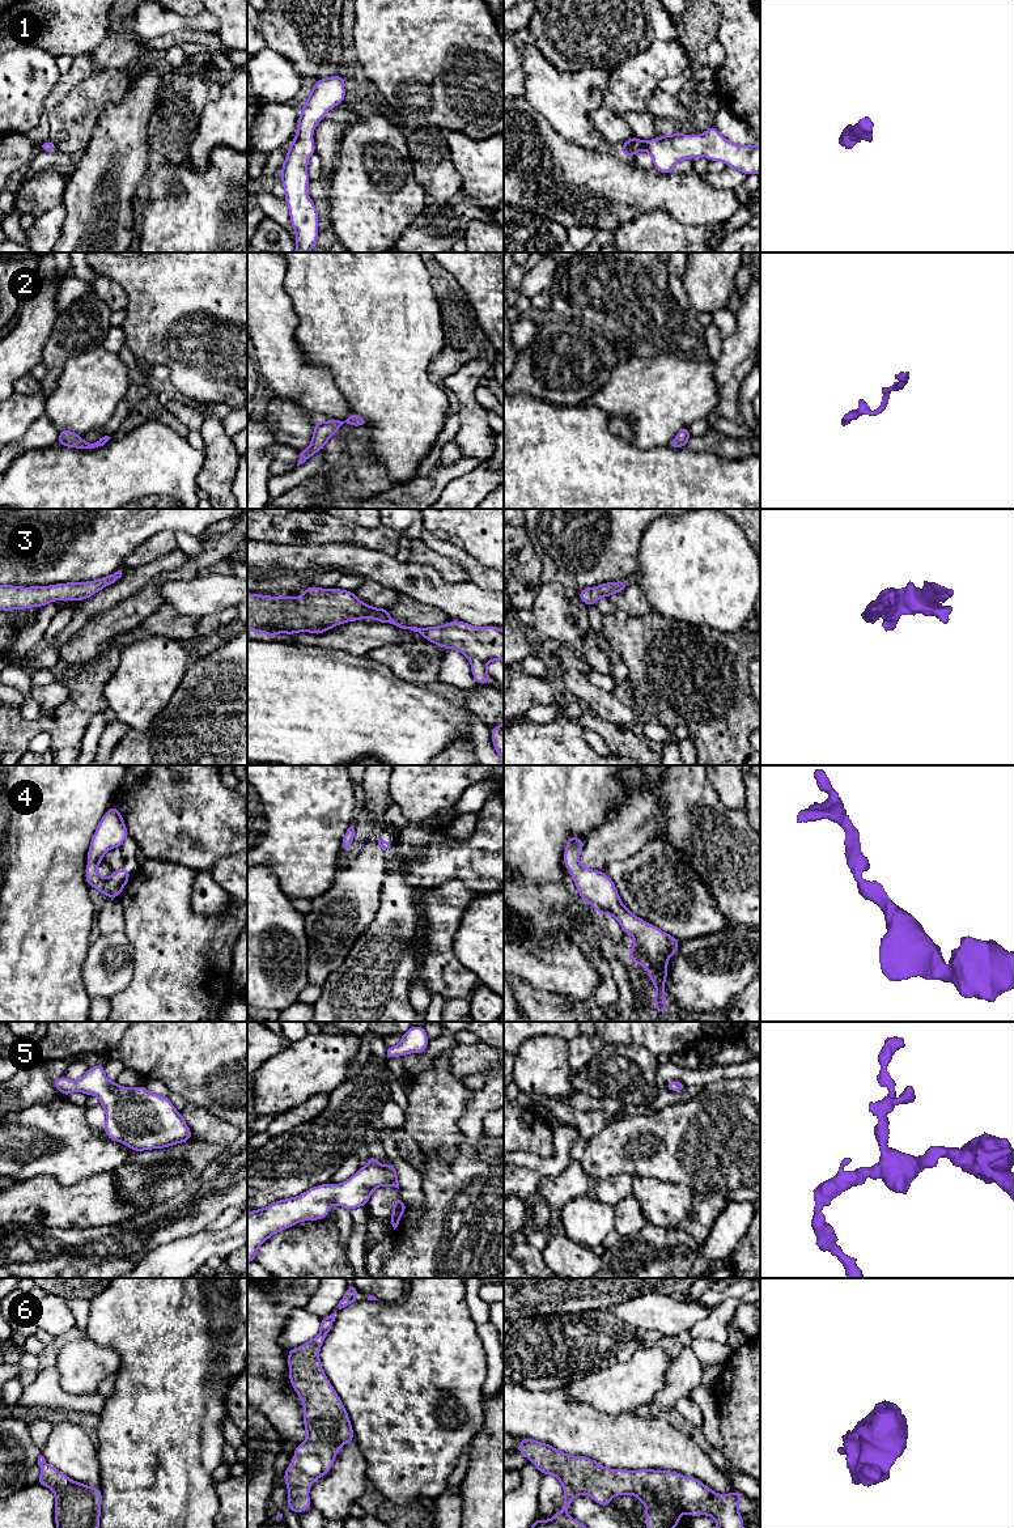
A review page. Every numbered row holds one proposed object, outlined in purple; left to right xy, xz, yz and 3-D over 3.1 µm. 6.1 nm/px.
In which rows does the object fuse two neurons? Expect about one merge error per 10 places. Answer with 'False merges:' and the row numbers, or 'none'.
False merges: none

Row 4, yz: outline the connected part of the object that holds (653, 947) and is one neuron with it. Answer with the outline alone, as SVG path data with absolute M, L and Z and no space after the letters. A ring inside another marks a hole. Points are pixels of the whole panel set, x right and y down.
M568 837L564 850L564 863L570 871L580 897L597 909L599 914L614 916L624 934L635 939L632 950L627 954L633 963L648 969L649 979L656 986L653 1002L657 1014L662 1015L667 1007L665 985L667 980L667 963L678 951L679 942L656 925L633 914L620 900L612 879L603 871L591 870L580 865L580 853L585 842L581 837Z

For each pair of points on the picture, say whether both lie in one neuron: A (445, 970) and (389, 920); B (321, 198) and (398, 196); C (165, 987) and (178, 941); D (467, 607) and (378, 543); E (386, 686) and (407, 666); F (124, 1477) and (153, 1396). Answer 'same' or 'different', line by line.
A: different
B: different
C: same
D: different
E: different
F: same

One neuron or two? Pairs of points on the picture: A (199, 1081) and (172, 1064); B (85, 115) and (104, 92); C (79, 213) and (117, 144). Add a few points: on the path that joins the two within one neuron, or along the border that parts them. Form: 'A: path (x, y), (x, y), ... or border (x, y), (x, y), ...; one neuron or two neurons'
A: path (192, 1074), (182, 1064), (178, 1064); one neuron
B: path (85, 110), (98, 97); one neuron
C: path (94, 196), (97, 177), (111, 161); one neuron

